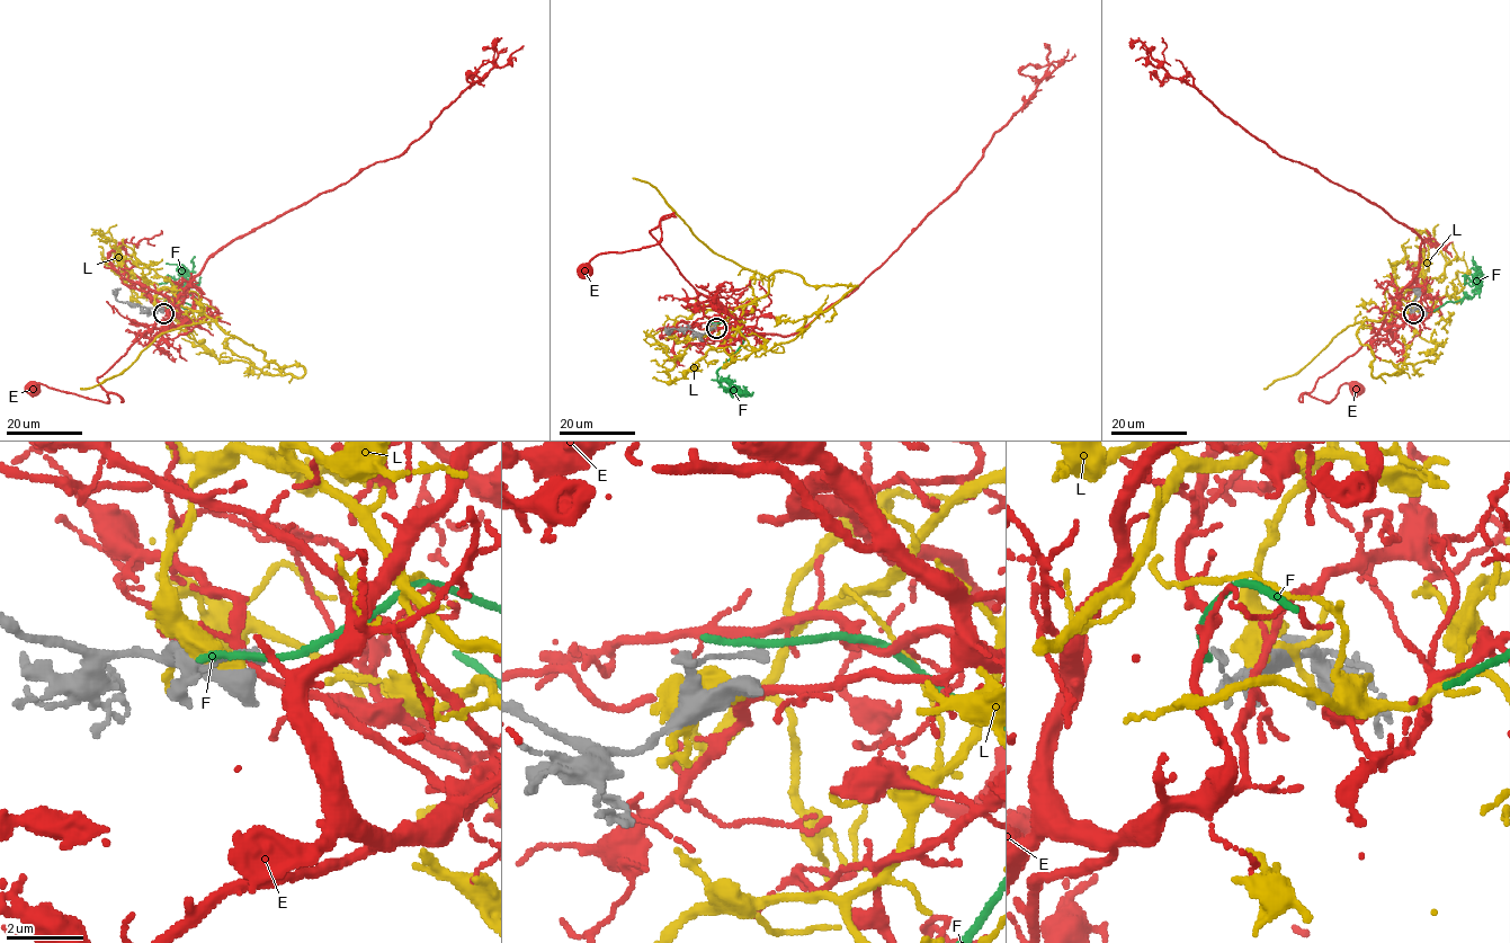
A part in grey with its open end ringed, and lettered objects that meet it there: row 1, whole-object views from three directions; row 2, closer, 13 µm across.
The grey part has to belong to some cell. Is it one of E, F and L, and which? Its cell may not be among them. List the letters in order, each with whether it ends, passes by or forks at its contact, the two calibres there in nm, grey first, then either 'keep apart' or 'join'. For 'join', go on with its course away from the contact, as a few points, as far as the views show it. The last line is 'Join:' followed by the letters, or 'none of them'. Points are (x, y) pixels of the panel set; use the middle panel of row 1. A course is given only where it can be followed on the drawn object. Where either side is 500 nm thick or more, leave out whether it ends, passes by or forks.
E: 550 nm thick on the grey side, 170 nm on the other; keep apart
F: it passes by; 200 nm thick on the grey side, 170 nm on the other; keep apart
L: 420 nm thick on the grey side, 550 nm on the other; keep apart
Join: none of them

